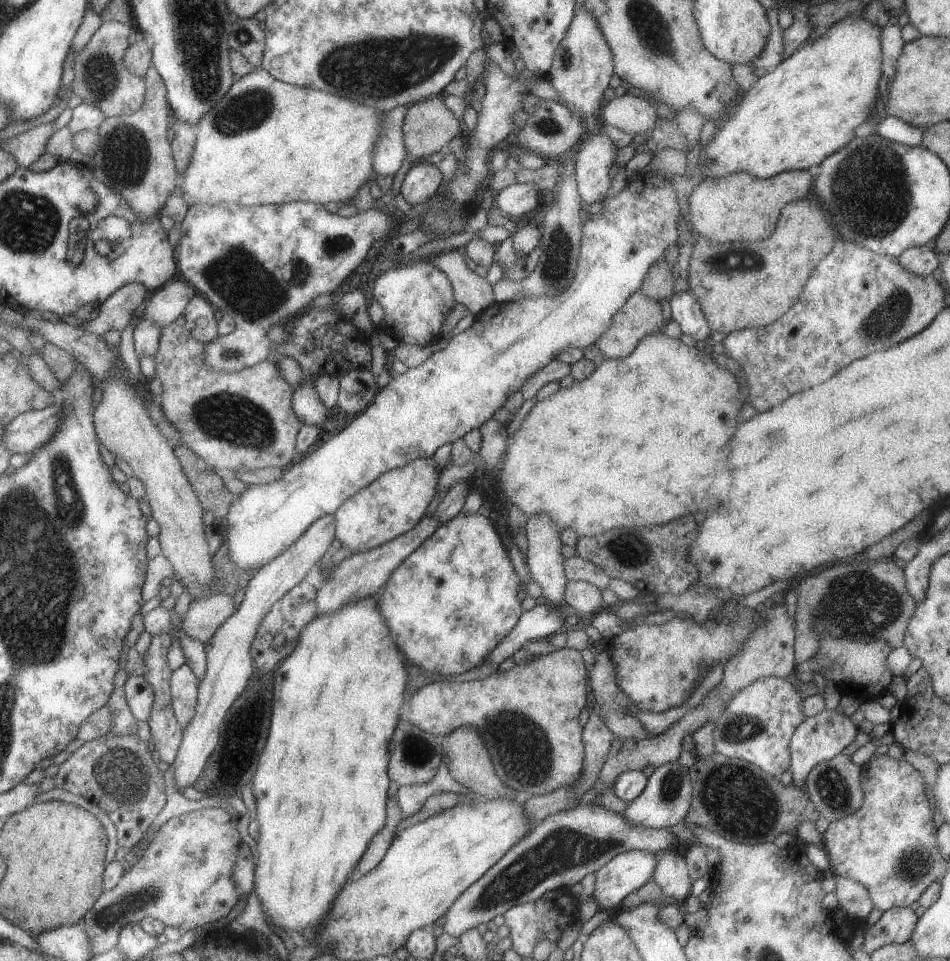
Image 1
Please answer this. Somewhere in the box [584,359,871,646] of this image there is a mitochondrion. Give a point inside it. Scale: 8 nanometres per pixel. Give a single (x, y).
(617, 549)

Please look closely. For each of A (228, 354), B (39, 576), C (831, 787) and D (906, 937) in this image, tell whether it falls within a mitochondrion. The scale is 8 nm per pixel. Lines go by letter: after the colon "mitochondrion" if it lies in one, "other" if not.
A: mitochondrion
B: mitochondrion
C: mitochondrion
D: other

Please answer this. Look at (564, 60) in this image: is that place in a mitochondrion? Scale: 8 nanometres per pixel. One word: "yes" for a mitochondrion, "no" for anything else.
yes

